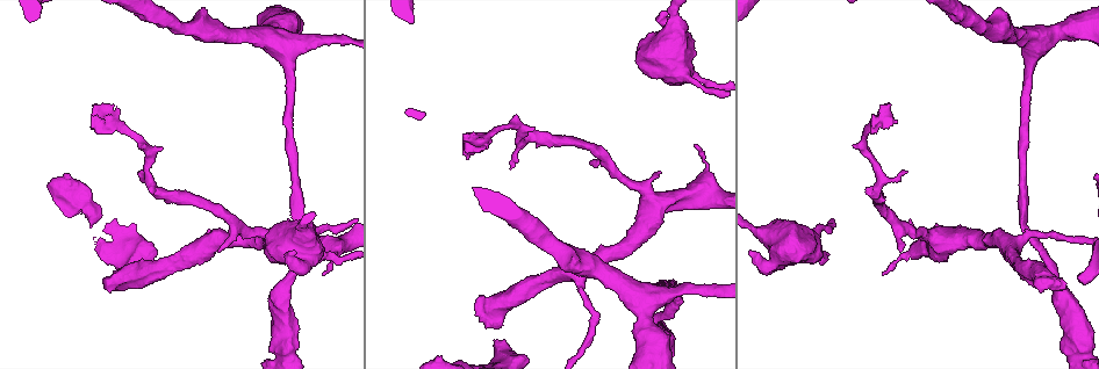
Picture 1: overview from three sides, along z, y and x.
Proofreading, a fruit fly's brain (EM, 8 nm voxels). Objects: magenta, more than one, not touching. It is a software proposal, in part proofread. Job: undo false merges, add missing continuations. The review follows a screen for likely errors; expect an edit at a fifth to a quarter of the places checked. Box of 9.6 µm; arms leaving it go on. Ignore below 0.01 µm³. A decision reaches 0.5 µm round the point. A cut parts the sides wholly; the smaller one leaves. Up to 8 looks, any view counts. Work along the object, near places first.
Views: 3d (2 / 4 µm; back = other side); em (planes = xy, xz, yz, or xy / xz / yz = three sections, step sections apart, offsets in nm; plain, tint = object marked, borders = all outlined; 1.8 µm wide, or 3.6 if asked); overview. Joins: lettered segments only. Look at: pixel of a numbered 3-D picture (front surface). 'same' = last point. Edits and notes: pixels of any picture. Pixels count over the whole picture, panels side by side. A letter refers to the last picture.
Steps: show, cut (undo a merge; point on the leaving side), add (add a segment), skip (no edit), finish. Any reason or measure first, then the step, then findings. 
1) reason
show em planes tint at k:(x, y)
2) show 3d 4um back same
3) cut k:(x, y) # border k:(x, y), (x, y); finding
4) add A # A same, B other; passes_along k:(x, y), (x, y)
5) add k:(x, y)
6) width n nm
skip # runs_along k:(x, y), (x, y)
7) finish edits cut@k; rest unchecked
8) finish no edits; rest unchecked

long arm stops here
show 3d 4um at 1:(467, 150)

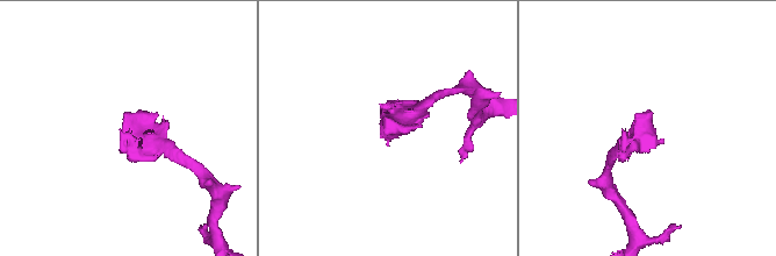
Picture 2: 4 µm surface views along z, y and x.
need the tissue
show em planes borders at 2:(385, 131)

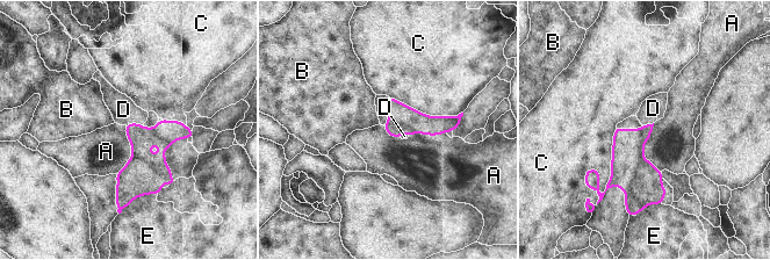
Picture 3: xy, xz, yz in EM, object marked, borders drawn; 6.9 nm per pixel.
add D # A other, B other, C other, D same, E other; passes_along 3:(165, 132), (134, 123), (123, 109); it goes on there

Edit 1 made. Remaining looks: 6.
an open end
show em 3.6um planes borders at 1:(660, 172)

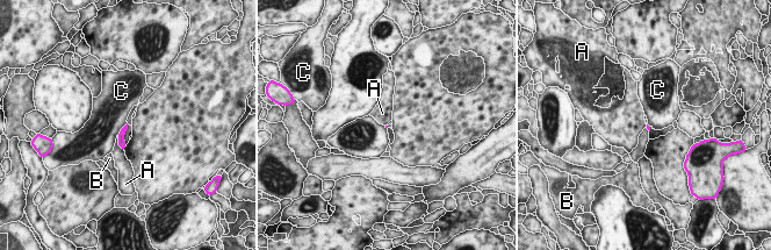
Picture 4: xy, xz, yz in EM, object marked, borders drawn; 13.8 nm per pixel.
skip # A other, B other, C other; runs_along 4:(125, 127), (121, 134), (122, 147); no lettered segment goes on from it

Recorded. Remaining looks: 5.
finish edits add@3; rest unchecked

